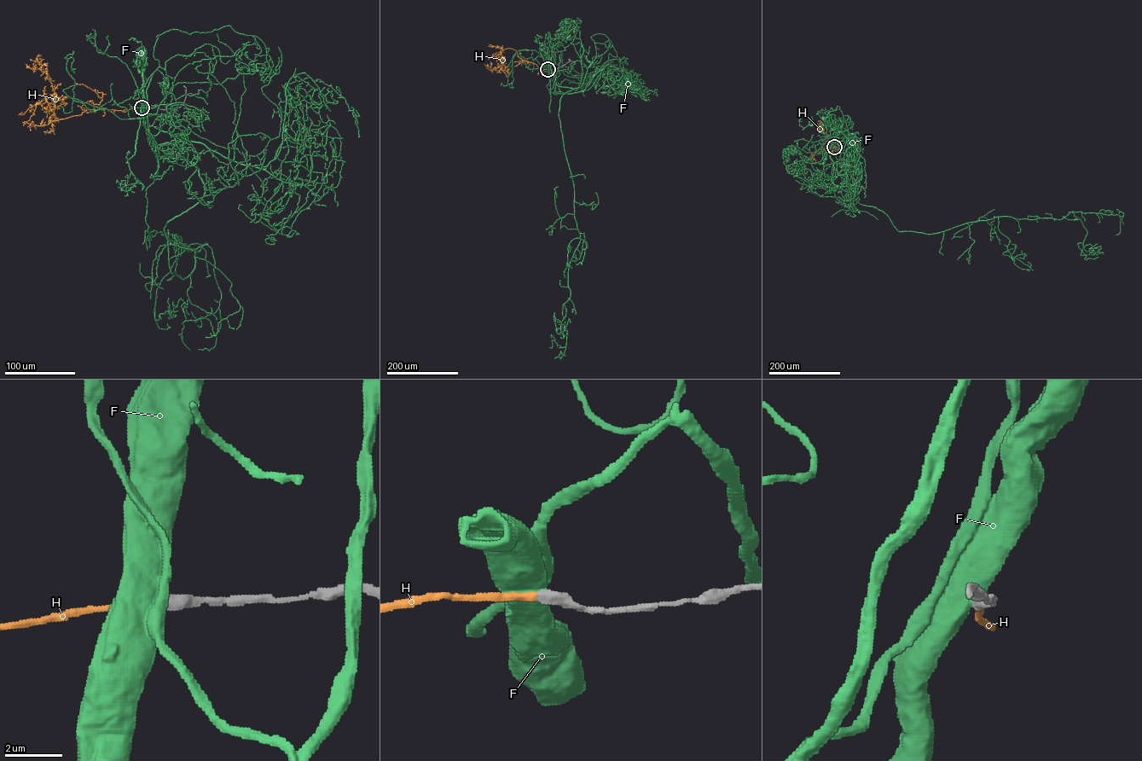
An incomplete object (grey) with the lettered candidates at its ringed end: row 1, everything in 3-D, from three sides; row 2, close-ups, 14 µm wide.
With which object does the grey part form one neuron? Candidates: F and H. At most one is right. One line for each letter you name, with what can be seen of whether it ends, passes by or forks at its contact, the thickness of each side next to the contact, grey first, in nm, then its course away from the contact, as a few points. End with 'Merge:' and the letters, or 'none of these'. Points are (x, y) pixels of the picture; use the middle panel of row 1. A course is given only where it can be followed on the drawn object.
H: It ends there. Thickness 440 nm (grey) against 280 nm. Its course: (547, 69), (541, 70), (512, 49), (501, 51), (503, 64), (494, 57), (496, 53)
Merge: H

